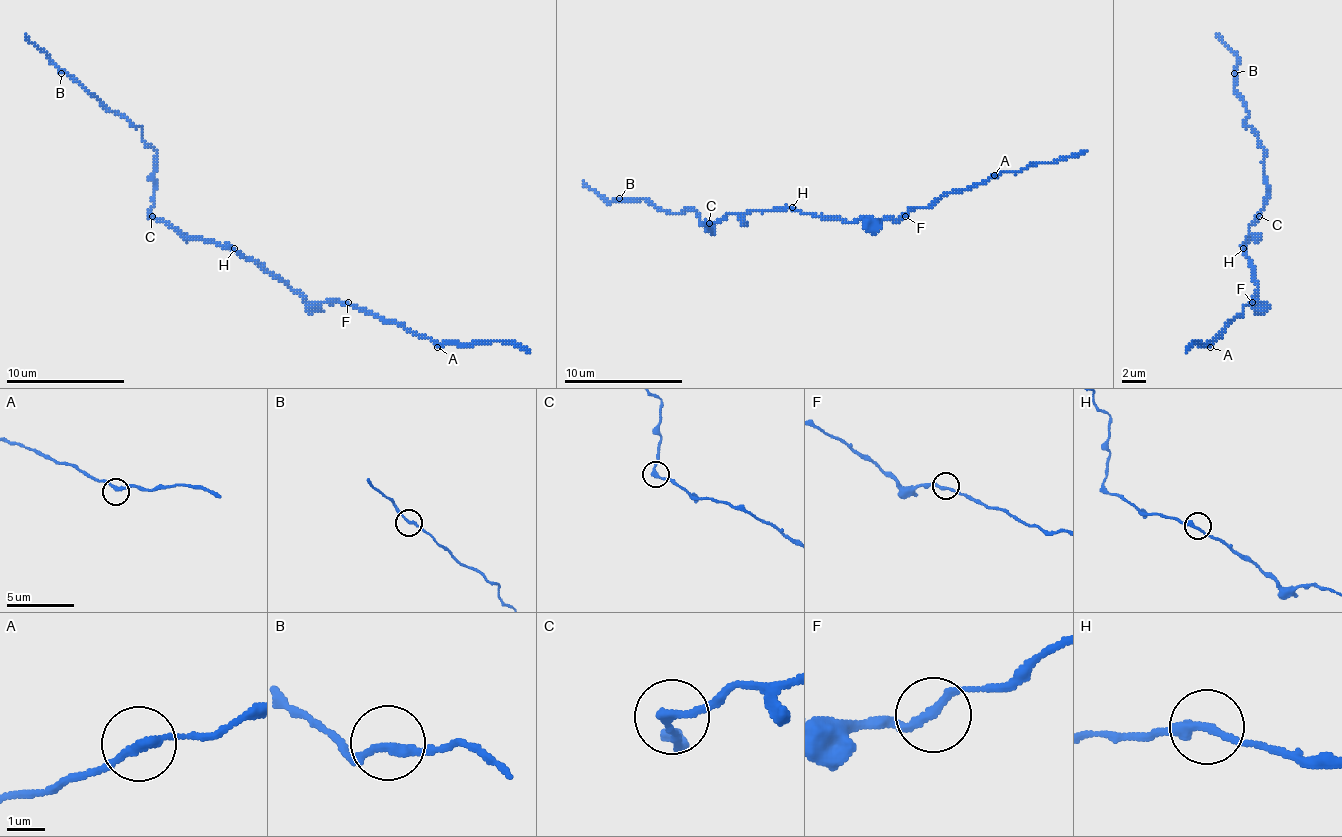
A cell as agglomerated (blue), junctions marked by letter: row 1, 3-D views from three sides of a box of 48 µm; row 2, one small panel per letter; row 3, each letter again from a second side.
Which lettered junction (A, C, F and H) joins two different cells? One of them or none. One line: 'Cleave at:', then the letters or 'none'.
Cleave at: C

